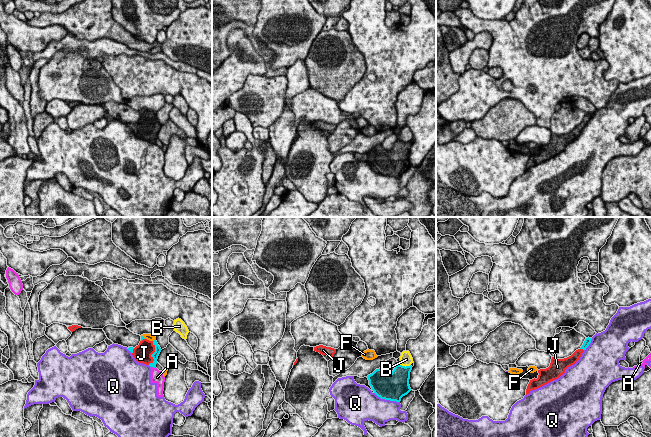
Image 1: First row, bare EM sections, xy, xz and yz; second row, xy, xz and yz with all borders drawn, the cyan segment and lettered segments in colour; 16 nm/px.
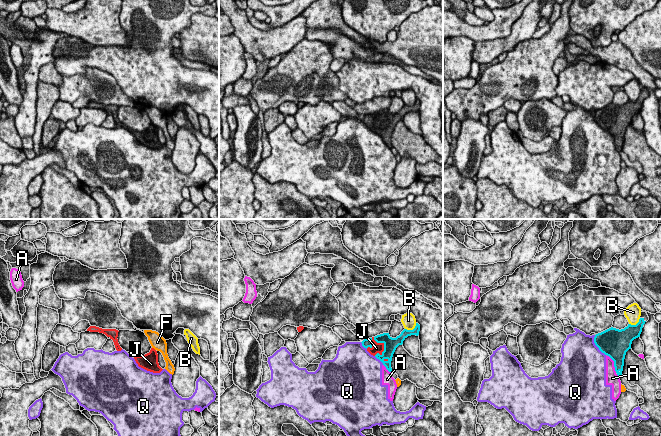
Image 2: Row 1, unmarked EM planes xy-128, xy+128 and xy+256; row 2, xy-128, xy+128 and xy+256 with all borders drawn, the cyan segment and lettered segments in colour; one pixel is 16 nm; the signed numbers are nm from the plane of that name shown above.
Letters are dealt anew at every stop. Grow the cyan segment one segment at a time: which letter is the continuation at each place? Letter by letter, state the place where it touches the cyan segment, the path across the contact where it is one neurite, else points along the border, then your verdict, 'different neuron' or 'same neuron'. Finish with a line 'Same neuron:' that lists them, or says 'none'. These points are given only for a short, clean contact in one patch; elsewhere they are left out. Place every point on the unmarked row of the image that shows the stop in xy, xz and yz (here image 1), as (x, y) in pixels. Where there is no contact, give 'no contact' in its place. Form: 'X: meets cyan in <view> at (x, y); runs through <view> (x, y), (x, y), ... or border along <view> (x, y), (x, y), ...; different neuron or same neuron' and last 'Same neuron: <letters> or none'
A: meets cyan in xy at (153, 142); different neuron
B: meets cyan in xz at (404, 142); different neuron
F: meets cyan in xy at (153, 116); border along xy (155, 115), (152, 116); different neuron
J: meets cyan in xy at (153, 129); same neuron
Q: meets cyan in xz at (387, 175); different neuron
Same neuron: J

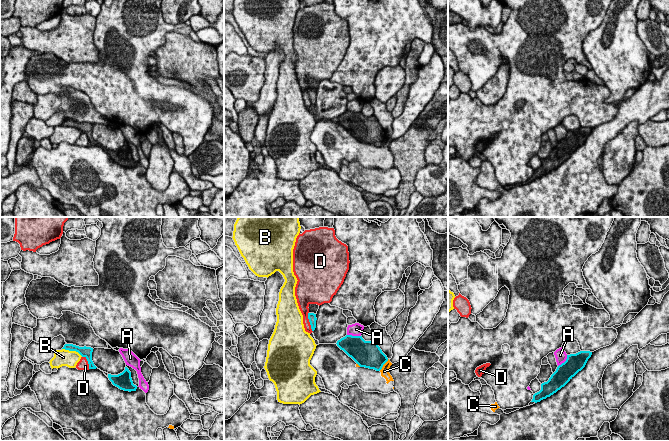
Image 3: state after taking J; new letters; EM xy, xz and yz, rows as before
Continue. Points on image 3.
A: meets cyan in xz at (354, 112); border along xz (347, 110), (360, 112); different neuron
B: meets cyan in xy at (72, 126); different neuron
C: meets cyan in xz at (383, 140); different neuron
D: meets cyan in xz at (309, 97); border along xz (308, 88), (308, 97), (312, 107); different neuron
Same neuron: none

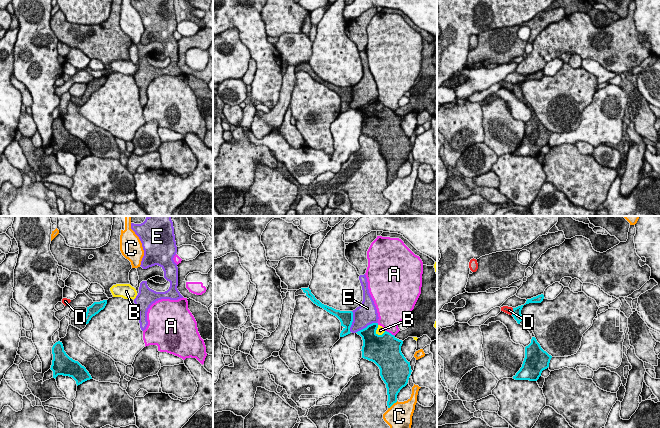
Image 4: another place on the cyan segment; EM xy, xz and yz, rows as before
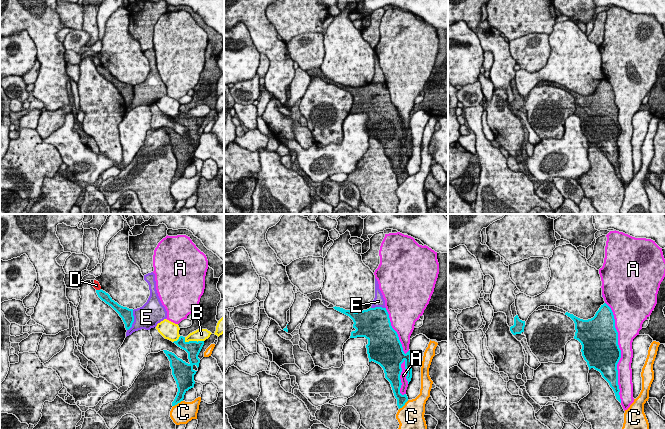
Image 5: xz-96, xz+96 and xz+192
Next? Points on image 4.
A: meets cyan in xz at (390, 109); different neuron
B: meets cyan in xz at (380, 111); different neuron
C: meets cyan in xz at (392, 180); different neuron
D: meets cyan in yz at (513, 87); border along yz (513, 84), (511, 90); different neuron
E: meets cyan in xz at (352, 97); different neuron
Same neuron: none

